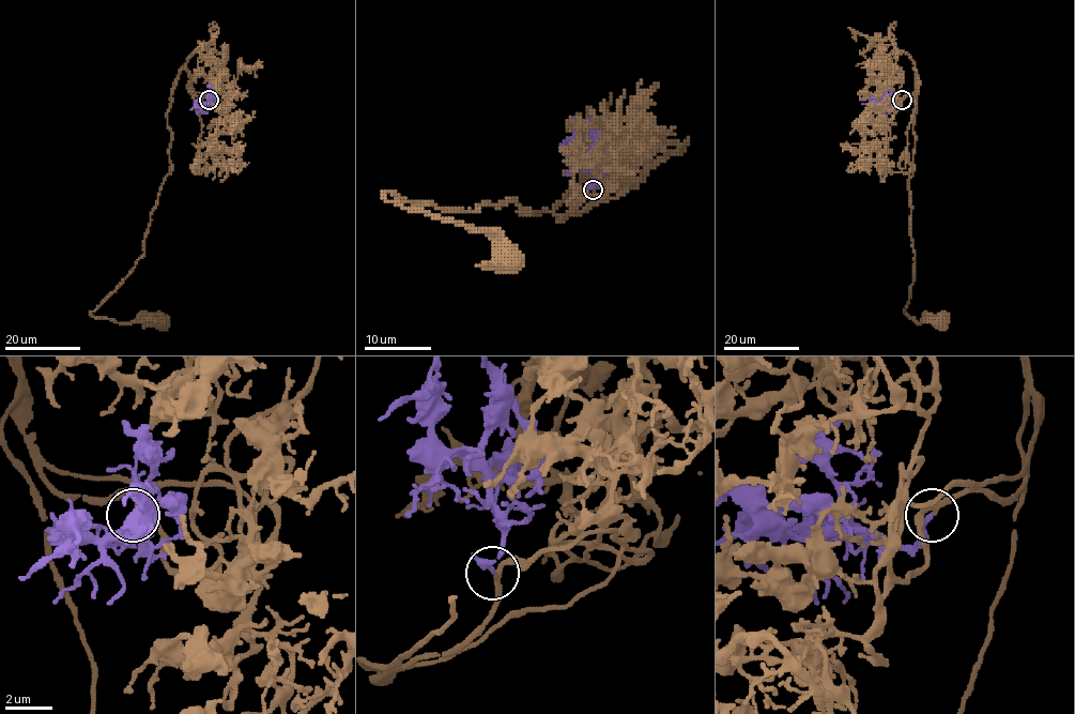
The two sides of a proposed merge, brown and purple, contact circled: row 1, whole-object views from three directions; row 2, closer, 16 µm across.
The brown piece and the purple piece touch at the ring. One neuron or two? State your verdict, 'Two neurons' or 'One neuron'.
One neuron

